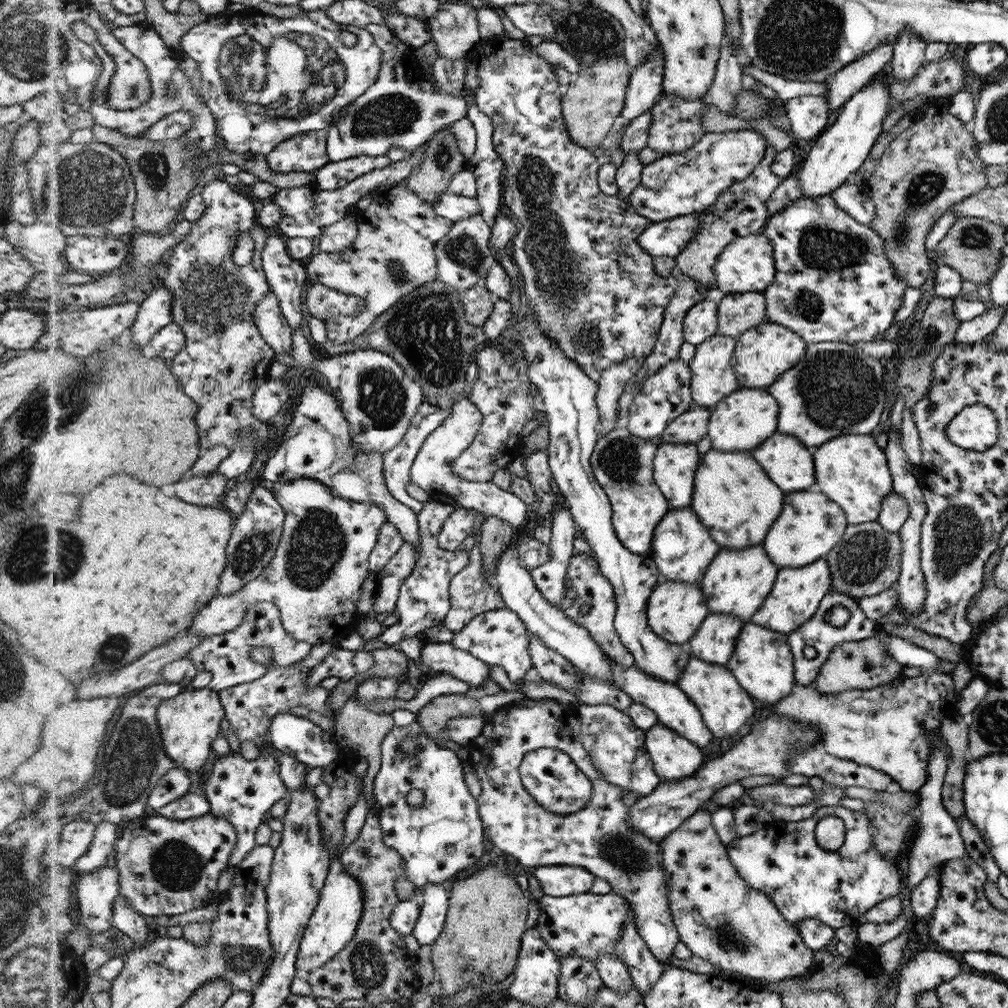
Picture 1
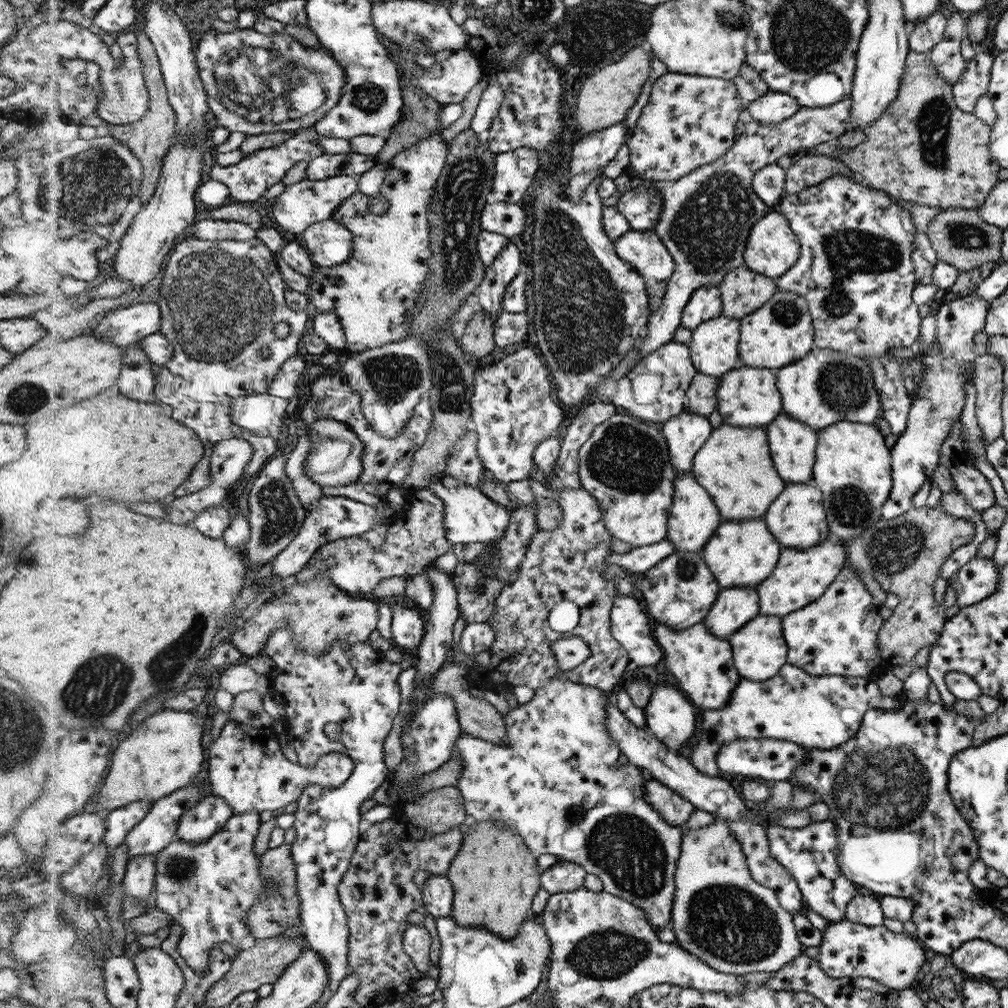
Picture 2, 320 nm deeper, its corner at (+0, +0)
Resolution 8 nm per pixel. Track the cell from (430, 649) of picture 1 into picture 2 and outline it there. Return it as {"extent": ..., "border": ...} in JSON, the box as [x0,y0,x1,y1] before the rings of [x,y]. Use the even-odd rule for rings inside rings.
{"extent":[391,605,424,650],"border":[[[393,605],[391,606],[392,612],[392,623],[391,623],[391,631],[392,631],[392,639],[395,640],[400,649],[410,649],[417,650],[420,646],[420,643],[423,641],[422,636],[424,636],[424,622],[422,622],[422,616],[420,616],[420,612],[416,609],[412,609],[410,607],[404,607],[401,605]]]}

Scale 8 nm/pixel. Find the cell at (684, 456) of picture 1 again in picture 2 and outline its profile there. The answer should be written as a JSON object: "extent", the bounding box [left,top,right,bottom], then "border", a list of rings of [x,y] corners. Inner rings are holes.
{"extent":[663,411,714,476],"border":[[[684,411],[678,417],[664,422],[663,434],[676,476],[690,473],[695,456],[714,432],[708,417]]]}

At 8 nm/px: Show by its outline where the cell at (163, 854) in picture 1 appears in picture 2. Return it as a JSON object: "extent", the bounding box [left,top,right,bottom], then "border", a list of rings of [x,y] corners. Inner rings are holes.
{"extent":[157,811,276,976],"border":[[[260,811],[235,815],[231,821],[216,835],[203,844],[190,844],[177,838],[171,846],[157,853],[157,908],[171,915],[176,924],[184,928],[184,940],[180,944],[180,952],[198,974],[207,976],[211,972],[211,952],[221,942],[230,943],[239,949],[256,946],[256,936],[252,934],[250,911],[254,905],[259,905],[262,895],[268,897],[276,882],[270,882],[262,876],[261,857],[256,850],[258,835],[263,825]]]}

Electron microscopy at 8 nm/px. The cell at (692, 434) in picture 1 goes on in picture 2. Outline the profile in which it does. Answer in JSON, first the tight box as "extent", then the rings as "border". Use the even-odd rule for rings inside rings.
{"extent":[686,372,719,417],"border":[[[697,372],[691,388],[687,391],[686,411],[692,414],[709,417],[717,410],[717,387],[719,381],[716,377]]]}

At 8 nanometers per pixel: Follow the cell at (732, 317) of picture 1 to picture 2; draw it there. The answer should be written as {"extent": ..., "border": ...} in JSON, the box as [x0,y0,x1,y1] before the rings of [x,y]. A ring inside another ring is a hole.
{"extent":[718,263,778,320],"border":[[[743,263],[740,268],[728,272],[718,288],[723,299],[722,314],[737,318],[738,320],[742,320],[743,316],[754,312],[760,306],[770,301],[778,289],[775,280],[765,274],[752,270],[746,263]]]}

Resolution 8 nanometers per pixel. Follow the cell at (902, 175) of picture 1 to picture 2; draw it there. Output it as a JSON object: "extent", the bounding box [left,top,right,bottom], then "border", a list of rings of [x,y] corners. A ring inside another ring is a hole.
{"extent":[835,52,1001,210],"border":[[[910,52],[908,54],[906,65],[904,65],[903,78],[900,81],[899,92],[895,100],[891,102],[891,105],[888,106],[880,118],[868,123],[860,130],[866,134],[866,140],[864,142],[861,142],[854,148],[844,150],[843,154],[837,154],[835,159],[843,162],[852,171],[855,177],[860,177],[861,180],[868,182],[870,187],[884,191],[893,198],[900,198],[930,207],[934,206],[942,210],[952,207],[955,209],[976,209],[984,204],[984,201],[991,195],[991,191],[999,185],[998,172],[1001,166],[990,153],[991,127],[978,118],[975,113],[967,113],[959,109],[955,102],[954,86],[940,76],[935,64],[928,58],[928,54],[916,54],[916,52]]]}

